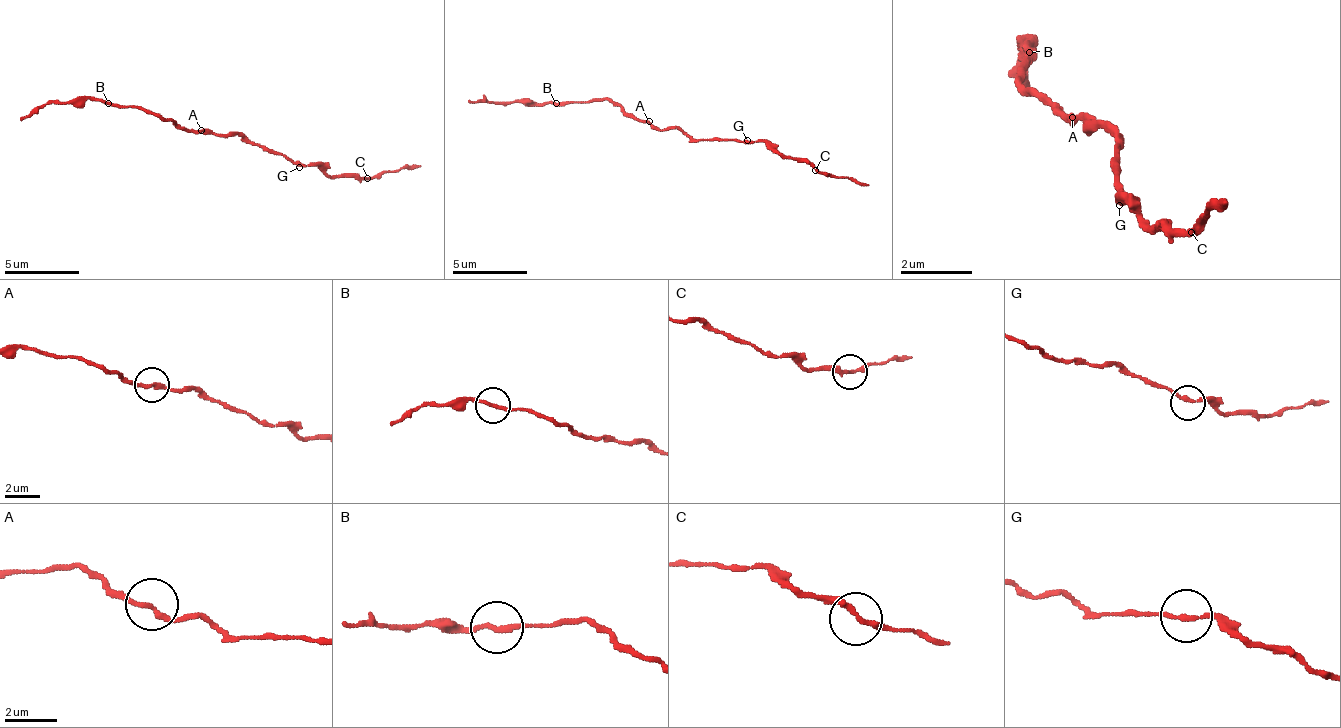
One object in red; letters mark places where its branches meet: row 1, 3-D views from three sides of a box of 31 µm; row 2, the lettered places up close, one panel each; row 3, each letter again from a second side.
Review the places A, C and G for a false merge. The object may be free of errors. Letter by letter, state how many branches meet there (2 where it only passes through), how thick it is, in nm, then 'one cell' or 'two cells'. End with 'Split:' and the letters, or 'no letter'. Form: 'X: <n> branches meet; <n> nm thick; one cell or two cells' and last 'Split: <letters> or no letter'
A: 2 branches meet; 200 nm thick; one cell
C: 2 branches meet; 220 nm thick; one cell
G: 2 branches meet; 180 nm thick; one cell
Split: no letter

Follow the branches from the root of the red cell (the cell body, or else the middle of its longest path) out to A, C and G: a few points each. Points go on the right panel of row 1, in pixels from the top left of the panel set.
A: (1092, 133), (1092, 124), (1083, 124), (1074, 115)
C: (1092, 133), (1101, 124), (1119, 142), (1119, 196), (1146, 223), (1173, 223), (1182, 232), (1191, 232)
G: (1092, 133), (1101, 124), (1119, 142), (1119, 205)

